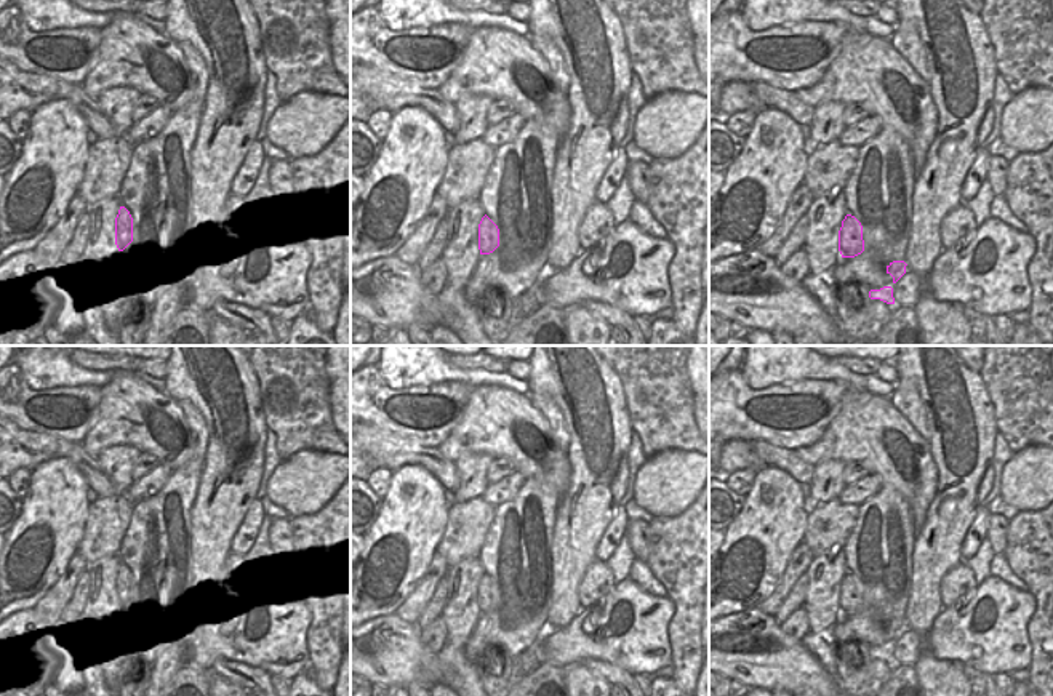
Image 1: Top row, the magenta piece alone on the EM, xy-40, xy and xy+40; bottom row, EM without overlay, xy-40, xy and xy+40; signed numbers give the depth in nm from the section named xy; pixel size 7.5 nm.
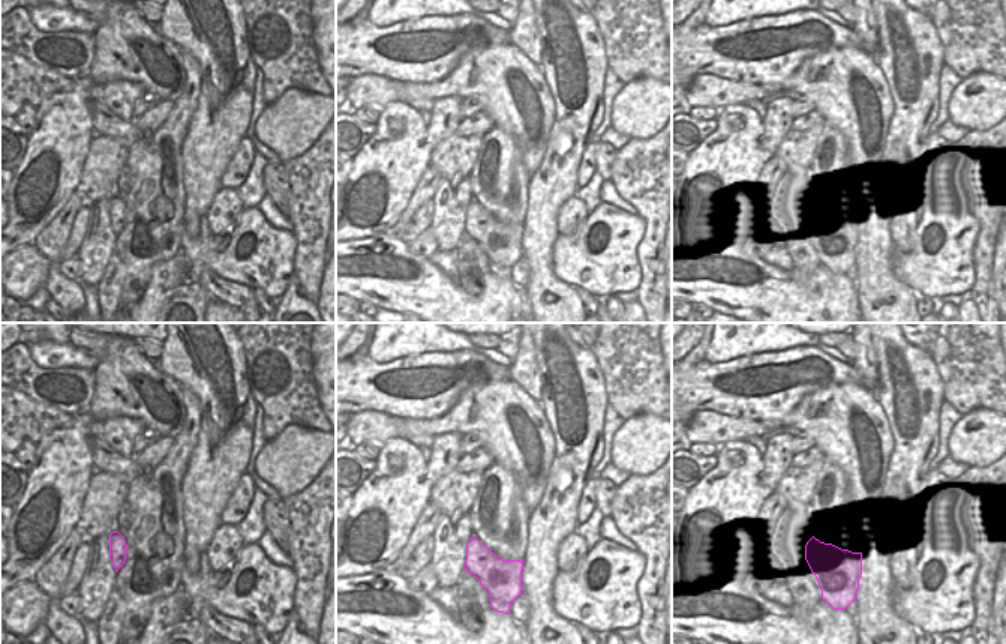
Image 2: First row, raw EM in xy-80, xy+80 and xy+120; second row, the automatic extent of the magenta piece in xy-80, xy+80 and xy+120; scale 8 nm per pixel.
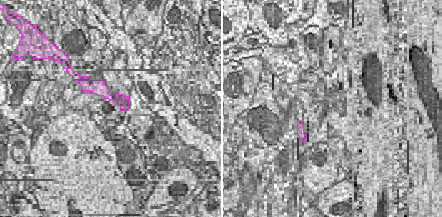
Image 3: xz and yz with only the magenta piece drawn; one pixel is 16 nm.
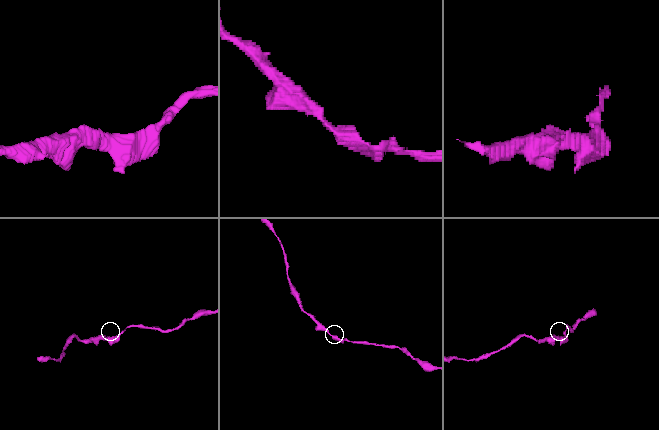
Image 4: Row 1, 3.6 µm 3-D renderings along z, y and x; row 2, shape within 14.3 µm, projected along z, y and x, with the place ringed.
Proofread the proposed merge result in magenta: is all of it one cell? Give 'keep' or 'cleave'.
keep

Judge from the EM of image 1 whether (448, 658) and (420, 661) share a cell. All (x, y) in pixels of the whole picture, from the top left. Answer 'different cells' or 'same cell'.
different cells

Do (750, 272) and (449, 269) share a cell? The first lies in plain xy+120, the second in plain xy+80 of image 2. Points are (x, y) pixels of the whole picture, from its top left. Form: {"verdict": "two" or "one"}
{"verdict": "two"}

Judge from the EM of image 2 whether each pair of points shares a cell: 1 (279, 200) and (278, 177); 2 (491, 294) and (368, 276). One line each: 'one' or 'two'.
1: one
2: one

